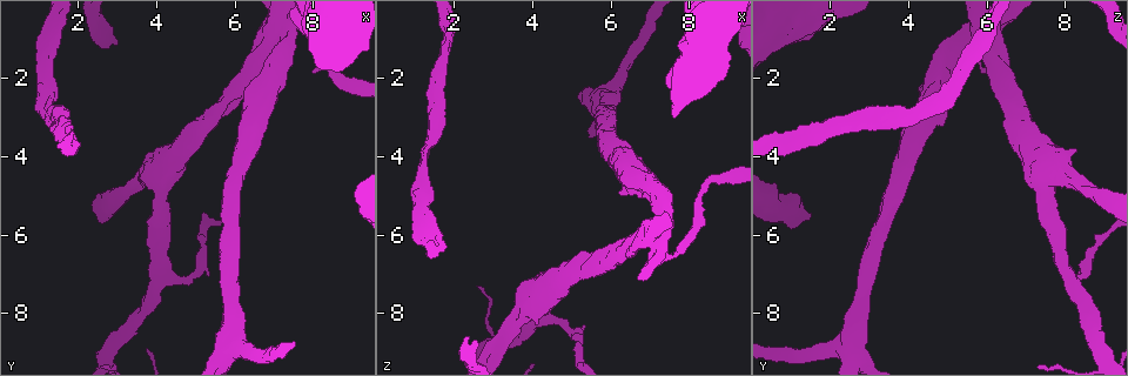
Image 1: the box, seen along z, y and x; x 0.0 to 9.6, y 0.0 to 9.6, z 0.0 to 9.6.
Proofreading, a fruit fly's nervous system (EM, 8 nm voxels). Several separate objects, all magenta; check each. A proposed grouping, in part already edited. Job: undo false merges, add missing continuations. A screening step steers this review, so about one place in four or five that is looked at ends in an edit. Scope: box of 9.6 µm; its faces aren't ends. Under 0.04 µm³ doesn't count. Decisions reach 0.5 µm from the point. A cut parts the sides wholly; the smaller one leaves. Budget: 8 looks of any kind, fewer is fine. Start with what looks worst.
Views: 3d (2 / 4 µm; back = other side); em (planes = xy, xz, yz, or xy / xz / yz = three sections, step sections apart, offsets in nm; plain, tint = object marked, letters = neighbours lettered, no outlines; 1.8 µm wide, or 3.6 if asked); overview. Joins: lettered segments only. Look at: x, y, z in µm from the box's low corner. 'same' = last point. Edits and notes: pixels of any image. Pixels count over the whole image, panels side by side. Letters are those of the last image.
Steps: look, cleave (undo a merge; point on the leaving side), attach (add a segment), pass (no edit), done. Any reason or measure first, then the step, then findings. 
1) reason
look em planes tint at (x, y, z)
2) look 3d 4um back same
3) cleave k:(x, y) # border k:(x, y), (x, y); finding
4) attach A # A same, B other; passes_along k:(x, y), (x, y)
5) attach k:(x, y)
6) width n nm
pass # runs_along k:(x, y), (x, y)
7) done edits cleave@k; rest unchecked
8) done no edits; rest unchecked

thick turns thin
look 3d 4um at (5.95, 8.95, 2.35)

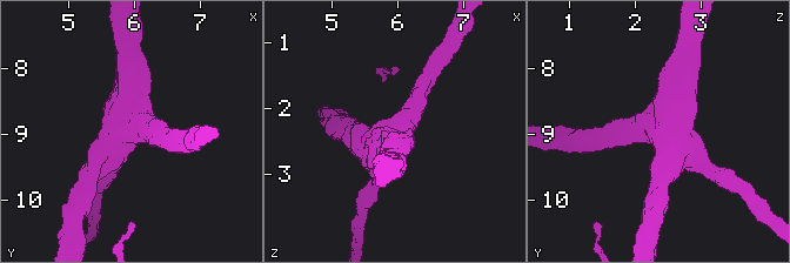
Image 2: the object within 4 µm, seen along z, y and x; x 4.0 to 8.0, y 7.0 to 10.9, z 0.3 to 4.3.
arms 4; now the EM
look em 3.6um xy step 4 letters at (5.95, 8.95, 2.30)

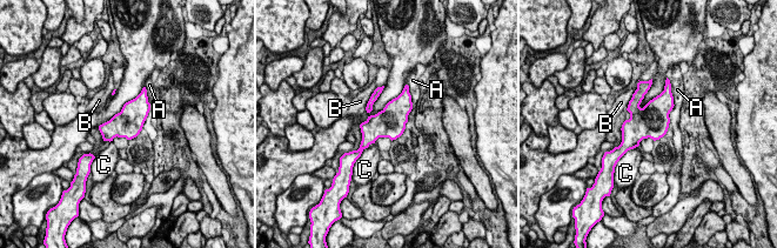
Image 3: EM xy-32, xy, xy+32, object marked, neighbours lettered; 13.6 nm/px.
pass # A other, B other, C other; all the same neuron

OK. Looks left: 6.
four arms meet
look 3d 4um at (7.30, 0.70, 5.65)

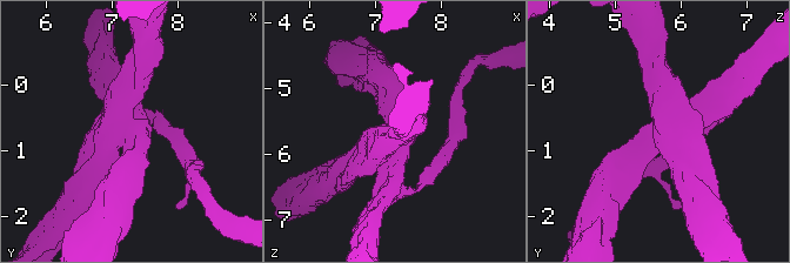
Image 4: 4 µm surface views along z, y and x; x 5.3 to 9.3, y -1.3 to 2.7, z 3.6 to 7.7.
arms 4; shape alone is not enough
look em 3.6um yz step 8 plain at (7.35, 0.70, 5.60)

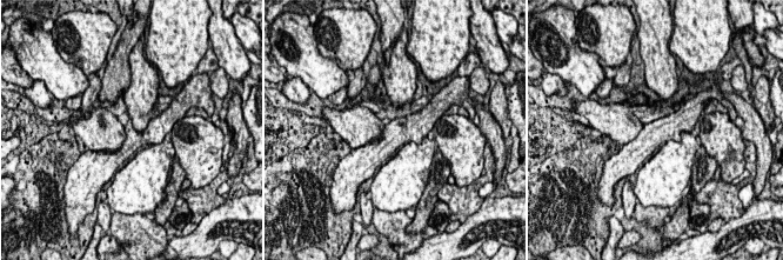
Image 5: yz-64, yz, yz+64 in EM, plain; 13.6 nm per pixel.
look em 3.6um yz step 8 letters same

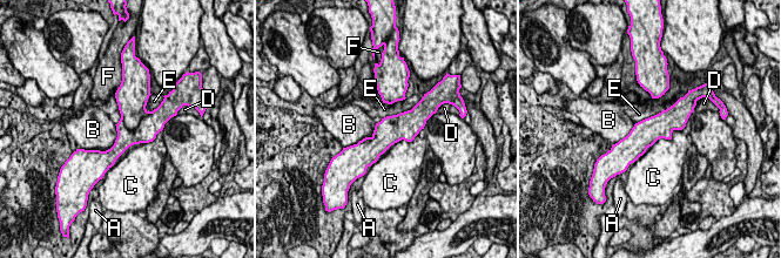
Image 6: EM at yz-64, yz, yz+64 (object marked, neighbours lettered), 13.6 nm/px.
cleave 6:(153, 123) # A other, B other, C other, D other, E other, F other; border 6:(152, 111), (132, 131), (121, 117); two neurons meet here

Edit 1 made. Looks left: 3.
look overview

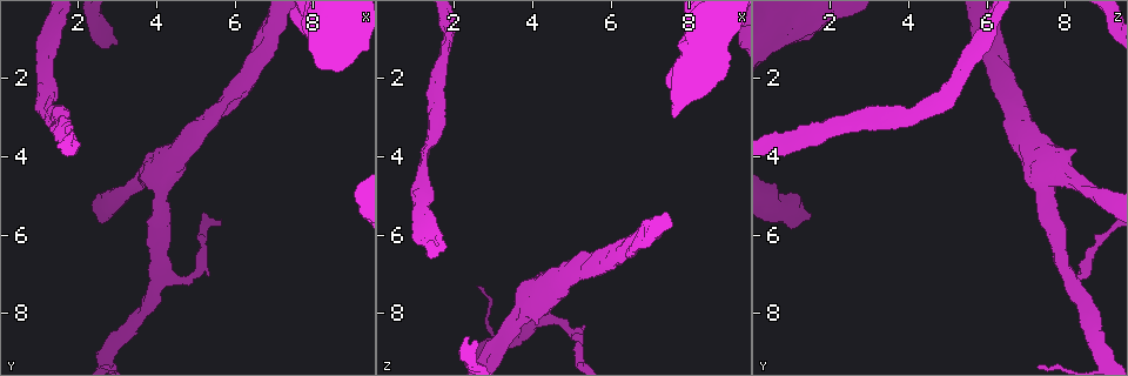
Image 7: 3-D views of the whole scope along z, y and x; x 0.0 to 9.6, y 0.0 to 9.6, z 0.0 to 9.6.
touches itself
look 3d 4um at (1.15, 0.65, 6.25)

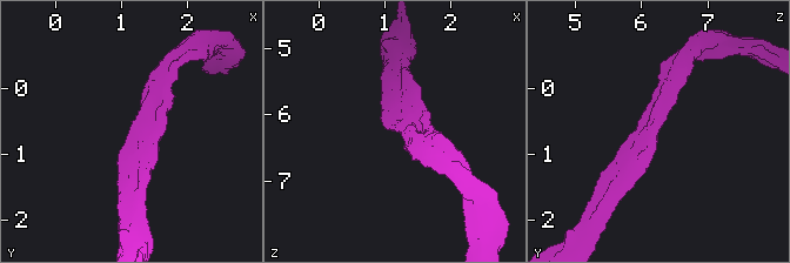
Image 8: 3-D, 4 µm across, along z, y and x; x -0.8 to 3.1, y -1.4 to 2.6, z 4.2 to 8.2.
look em 3.6um planes letters at (1.15, 0.60, 6.25)

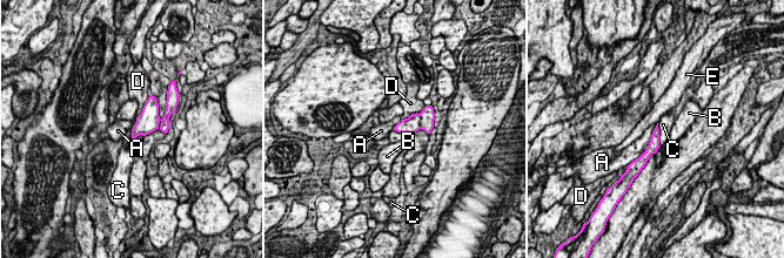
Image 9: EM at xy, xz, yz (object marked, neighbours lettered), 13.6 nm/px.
width 130 nm
pass # A other, B other, C other, D other, E other; border 9:(138, 116), (132, 129), (132, 148); one neuron here

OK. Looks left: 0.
done edits cleave@6; rest unchecked

